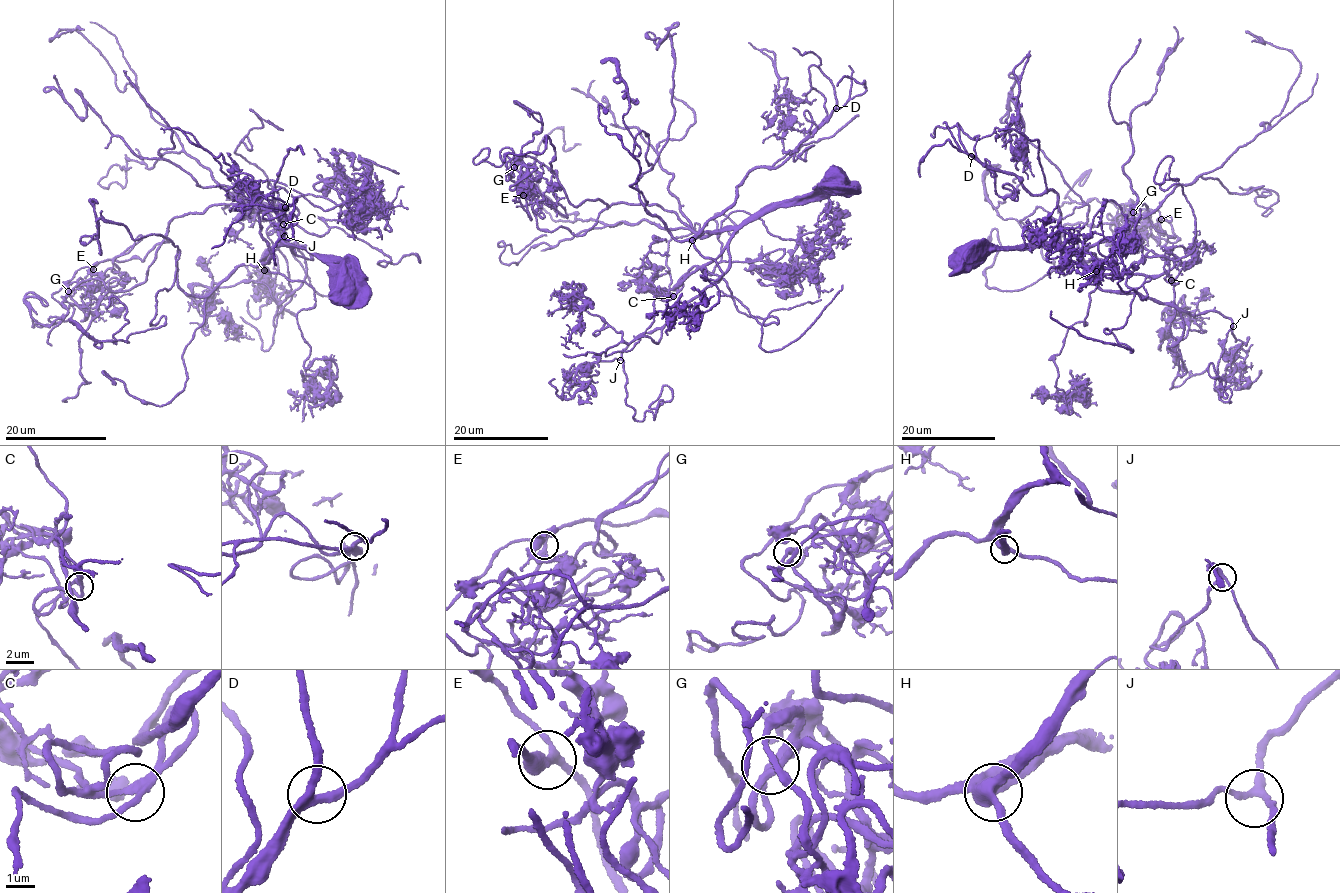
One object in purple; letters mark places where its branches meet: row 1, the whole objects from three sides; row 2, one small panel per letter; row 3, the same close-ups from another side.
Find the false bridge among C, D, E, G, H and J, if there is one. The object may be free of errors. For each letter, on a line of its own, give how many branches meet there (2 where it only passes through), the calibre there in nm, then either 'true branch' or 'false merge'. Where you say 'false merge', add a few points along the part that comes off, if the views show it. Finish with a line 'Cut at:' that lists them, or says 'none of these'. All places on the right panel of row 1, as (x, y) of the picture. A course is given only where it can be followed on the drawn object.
C: 3 branches meet; 240 nm thick; true branch
D: 3 branches meet; 280 nm thick; true branch
E: 3 branches meet; 320 nm thick; true branch
G: 2 branches meet; 280 nm thick; true branch
H: 3 branches meet; 360 nm thick; true branch
J: 3 branches meet; 220 nm thick; true branch
Cut at: none of these

